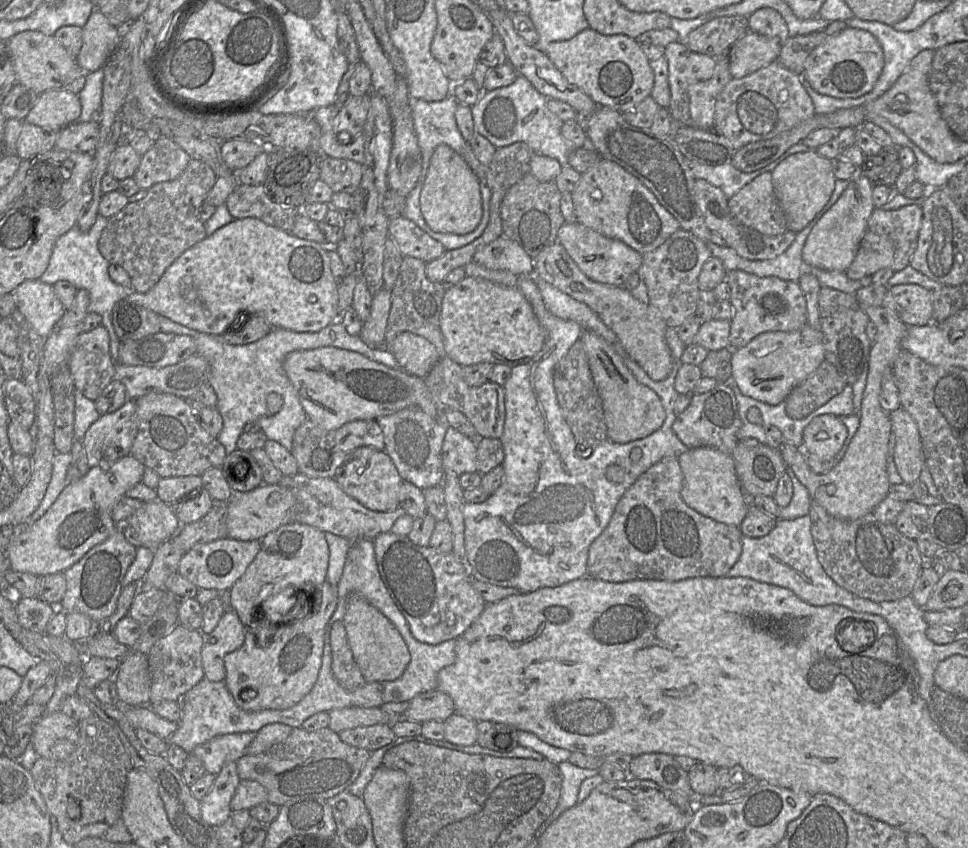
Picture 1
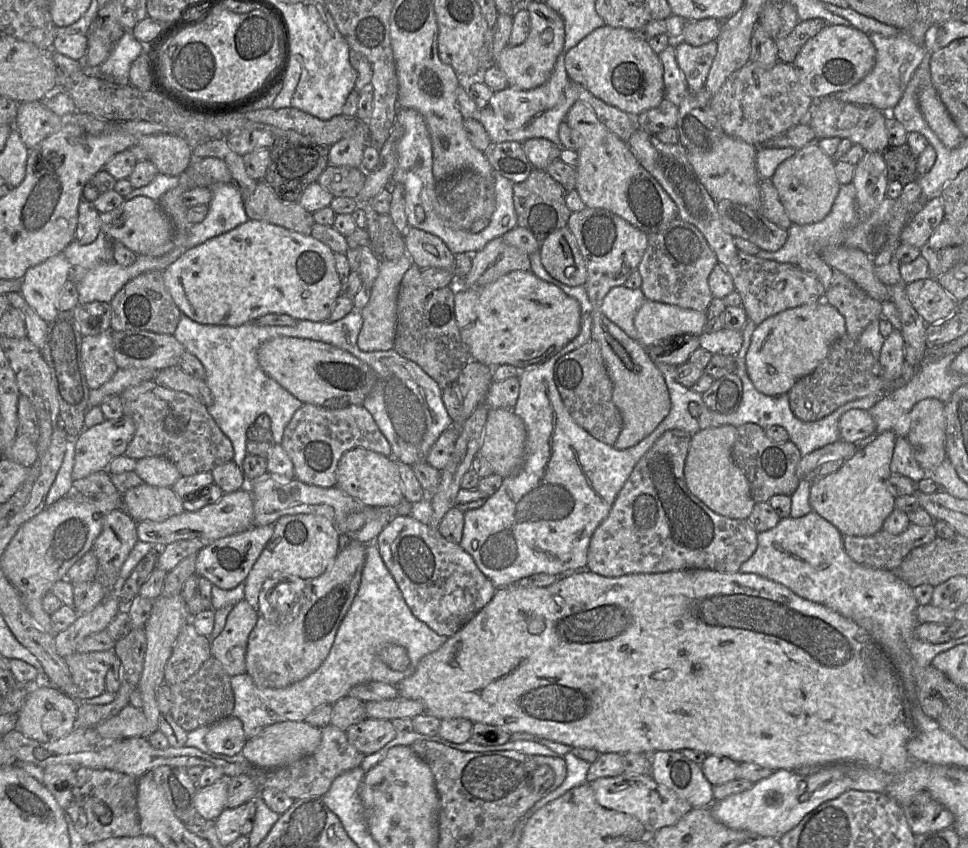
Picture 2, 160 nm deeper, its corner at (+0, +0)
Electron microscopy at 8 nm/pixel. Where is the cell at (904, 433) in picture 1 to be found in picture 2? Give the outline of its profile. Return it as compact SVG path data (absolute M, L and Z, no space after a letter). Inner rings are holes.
M935 398L923 399L913 406L910 418L906 438L918 464L930 471L946 458L944 403Z

